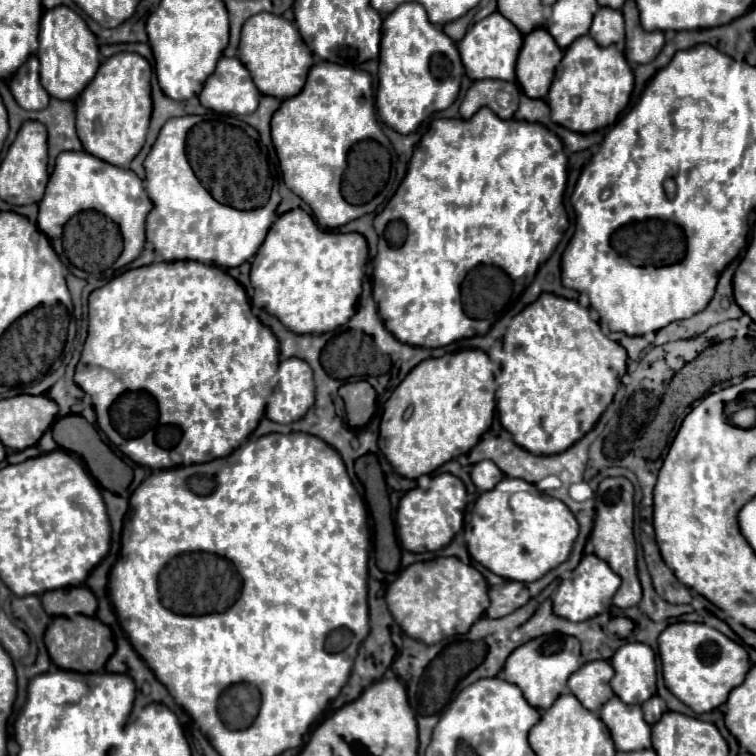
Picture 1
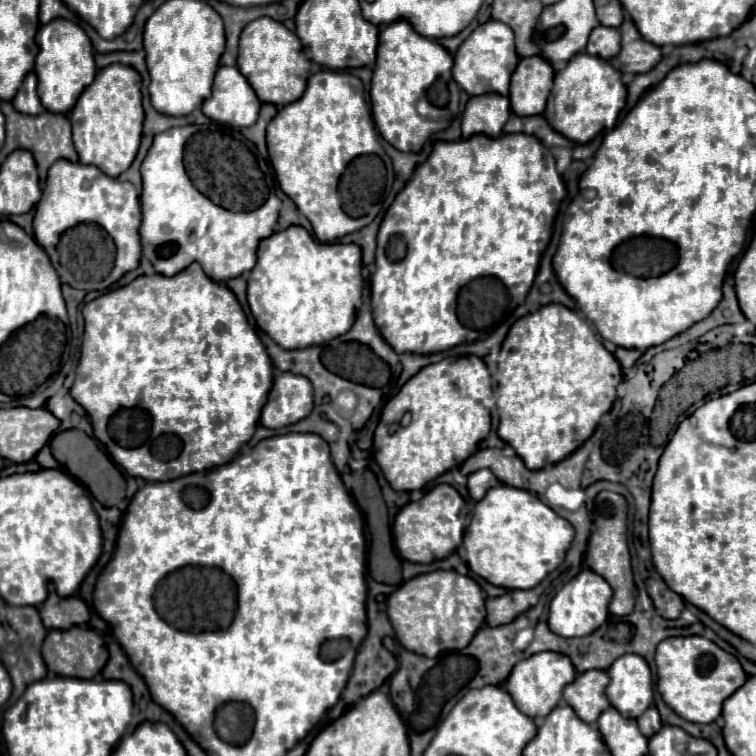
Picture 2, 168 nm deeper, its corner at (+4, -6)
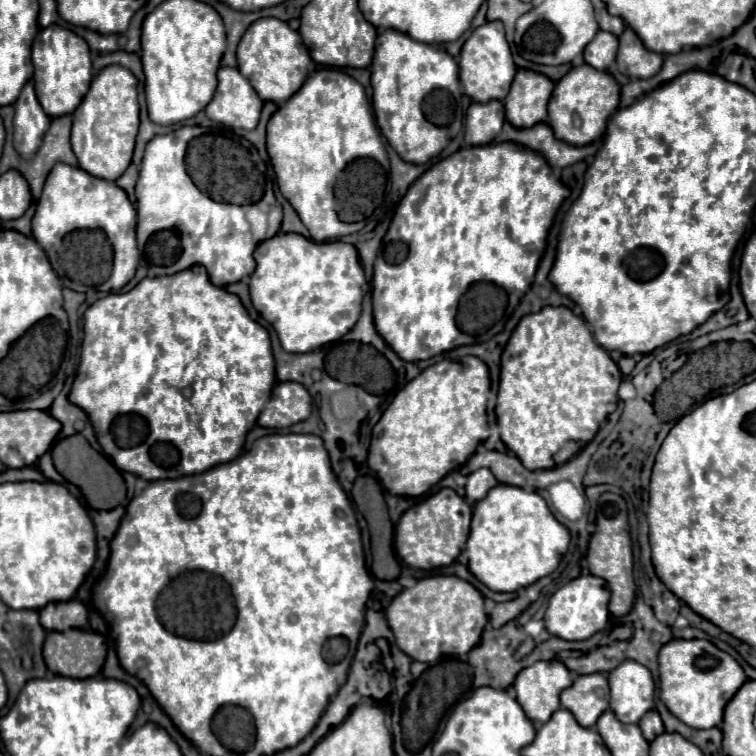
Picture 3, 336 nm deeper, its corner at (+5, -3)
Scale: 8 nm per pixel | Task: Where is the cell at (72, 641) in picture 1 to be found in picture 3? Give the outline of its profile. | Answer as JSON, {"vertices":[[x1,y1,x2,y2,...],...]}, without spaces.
{"vertices":[[94,631,48,633,44,643,44,661,56,675,84,679,98,677,106,659,104,637]]}

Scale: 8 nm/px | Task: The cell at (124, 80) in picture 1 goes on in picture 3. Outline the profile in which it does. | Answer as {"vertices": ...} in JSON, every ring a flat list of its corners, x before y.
{"vertices":[[110,65,104,67,92,81,90,91,84,101,72,113,72,149,78,157,78,165,92,173,92,177,100,177,106,181,116,181,132,159,132,149,138,133,138,91,136,77,120,67]]}

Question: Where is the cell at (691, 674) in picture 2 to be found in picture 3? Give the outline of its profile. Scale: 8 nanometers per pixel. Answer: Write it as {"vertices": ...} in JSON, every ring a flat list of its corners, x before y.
{"vertices":[[674,639,660,649,660,699,688,727,712,729,722,725,726,703,744,685,744,669,724,651,704,639]]}

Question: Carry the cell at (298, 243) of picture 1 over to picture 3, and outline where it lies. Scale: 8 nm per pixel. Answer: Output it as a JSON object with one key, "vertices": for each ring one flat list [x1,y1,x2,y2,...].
{"vertices":[[280,233,260,243,254,251,254,259,256,271,250,277,252,305,276,329,280,345,288,353,308,353,320,349,332,341,338,341,352,329,352,325,356,325,362,311,362,287,366,277,354,245,342,241,314,243,296,233]]}

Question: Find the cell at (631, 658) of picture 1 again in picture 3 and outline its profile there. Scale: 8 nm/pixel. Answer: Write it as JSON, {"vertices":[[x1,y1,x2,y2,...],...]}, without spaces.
{"vertices":[[622,661,608,675,610,709,622,723,638,723,640,717,654,707,654,679,652,673,636,663]]}

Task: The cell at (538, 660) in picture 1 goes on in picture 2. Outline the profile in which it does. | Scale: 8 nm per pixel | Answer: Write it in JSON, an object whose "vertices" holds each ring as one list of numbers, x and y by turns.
{"vertices":[[539,652,513,666,511,674,505,680,505,688,513,696,517,708,521,708,521,712,525,712,529,718,535,718,535,716,547,716,559,704,563,688,573,680,575,680,575,668,569,656,559,652]]}

